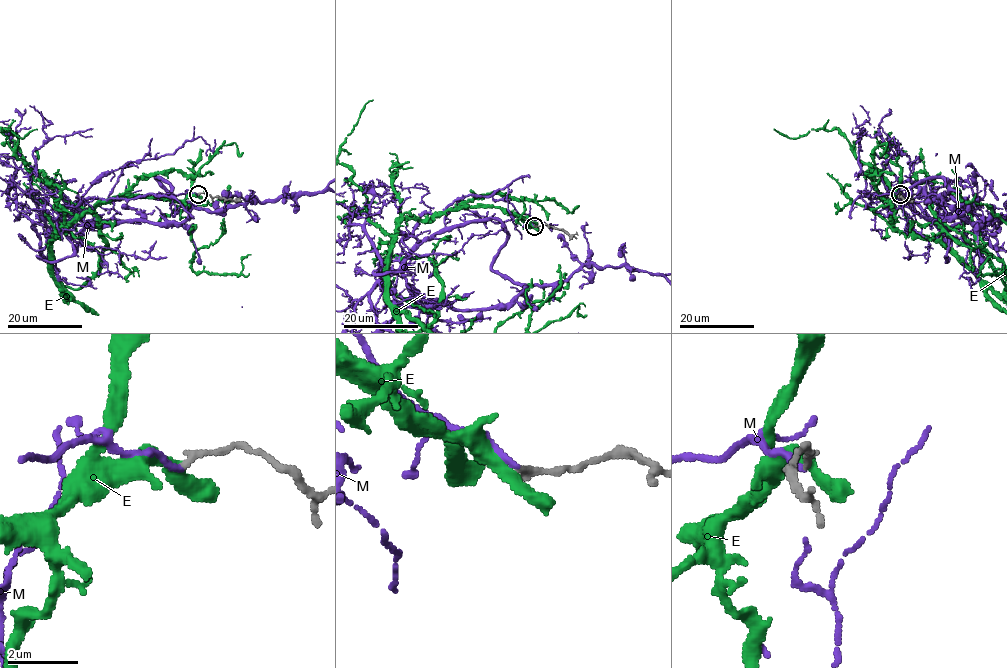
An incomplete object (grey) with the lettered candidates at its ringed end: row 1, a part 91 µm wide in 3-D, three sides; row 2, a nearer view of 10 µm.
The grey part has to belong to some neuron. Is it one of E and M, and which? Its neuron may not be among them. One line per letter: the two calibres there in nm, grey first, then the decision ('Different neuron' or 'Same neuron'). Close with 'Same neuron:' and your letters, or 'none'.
E: Thickness 190 nm (grey) against 320 nm. Different neuron
M: Thickness 190 nm (grey) against 170 nm. Same neuron
Same neuron: M

